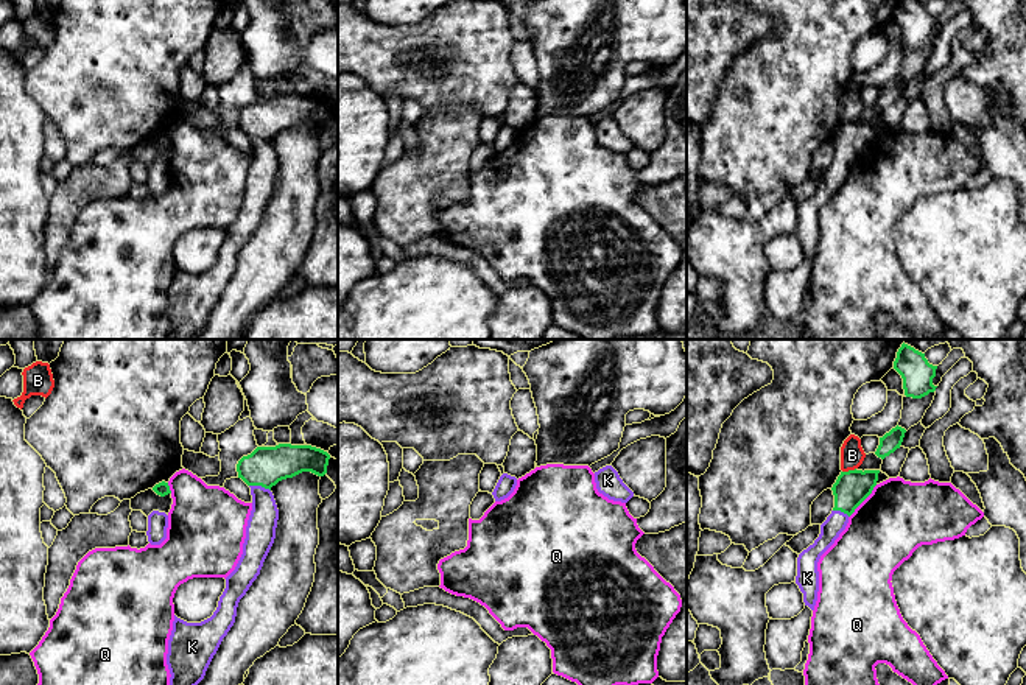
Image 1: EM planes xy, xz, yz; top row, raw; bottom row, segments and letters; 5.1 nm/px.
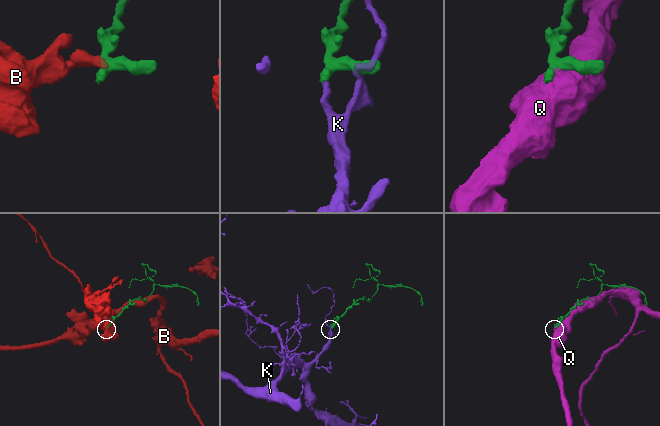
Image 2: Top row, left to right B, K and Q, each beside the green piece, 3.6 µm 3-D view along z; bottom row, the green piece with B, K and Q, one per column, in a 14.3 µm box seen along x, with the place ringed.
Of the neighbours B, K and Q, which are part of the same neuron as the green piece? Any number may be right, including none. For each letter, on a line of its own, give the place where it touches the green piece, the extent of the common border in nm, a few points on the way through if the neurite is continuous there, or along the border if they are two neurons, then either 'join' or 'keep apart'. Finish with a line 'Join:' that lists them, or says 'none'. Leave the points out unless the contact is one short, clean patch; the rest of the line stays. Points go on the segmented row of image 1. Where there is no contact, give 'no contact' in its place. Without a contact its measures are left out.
B: contact yz (849, 470); length 80 nm; border yz (855, 467), (843, 472); keep apart
K: contact xy (260, 484); length 120 nm; join
Q: contact yz (863, 500); length 220 nm; keep apart
Join: K

